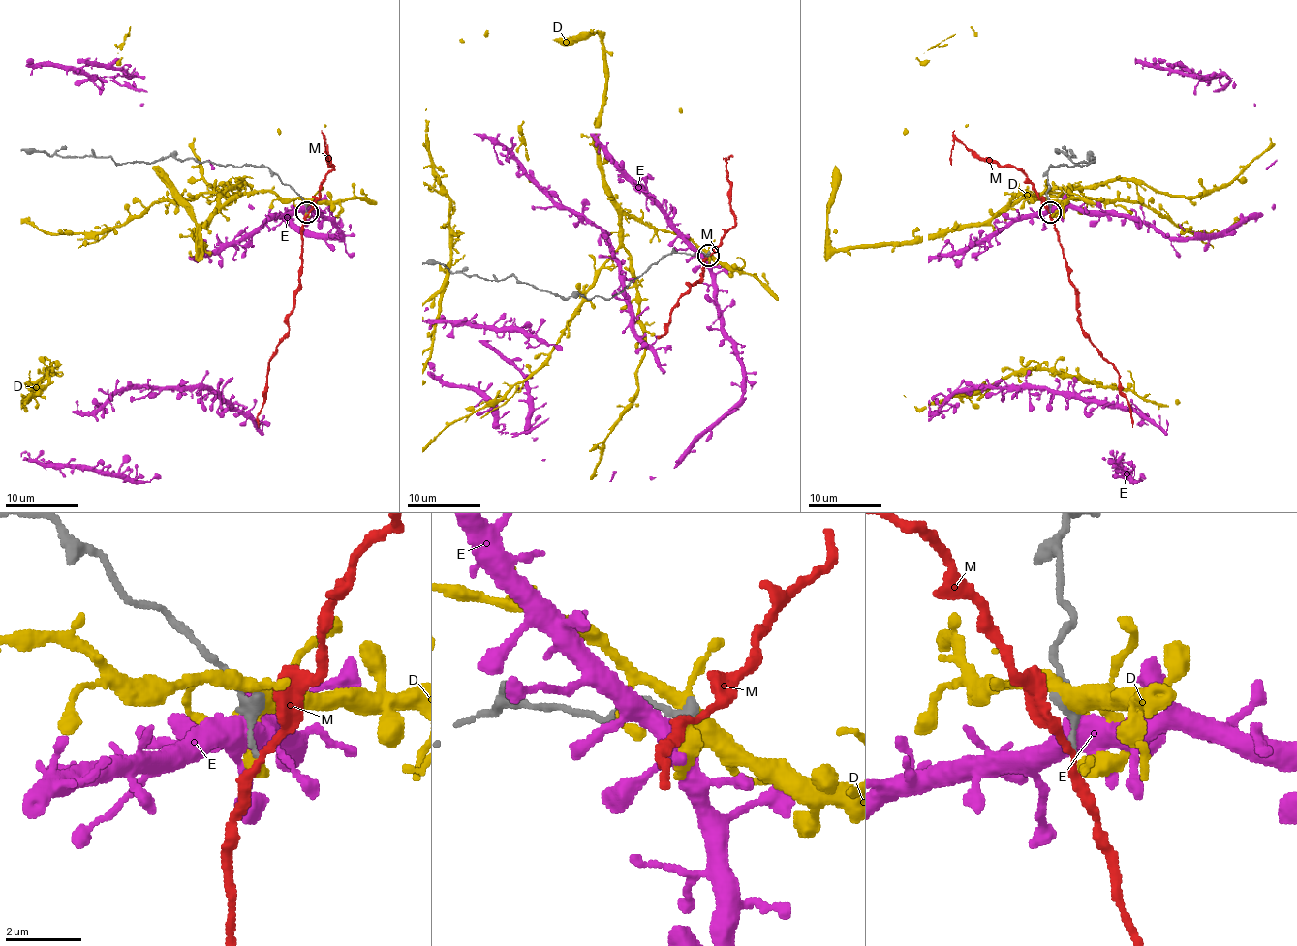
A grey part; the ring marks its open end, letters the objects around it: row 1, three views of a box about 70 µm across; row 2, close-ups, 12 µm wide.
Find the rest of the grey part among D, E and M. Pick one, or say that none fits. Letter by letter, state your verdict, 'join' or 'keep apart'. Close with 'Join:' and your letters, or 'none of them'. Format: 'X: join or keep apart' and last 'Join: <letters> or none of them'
D: keep apart
E: keep apart
M: keep apart
Join: none of them

